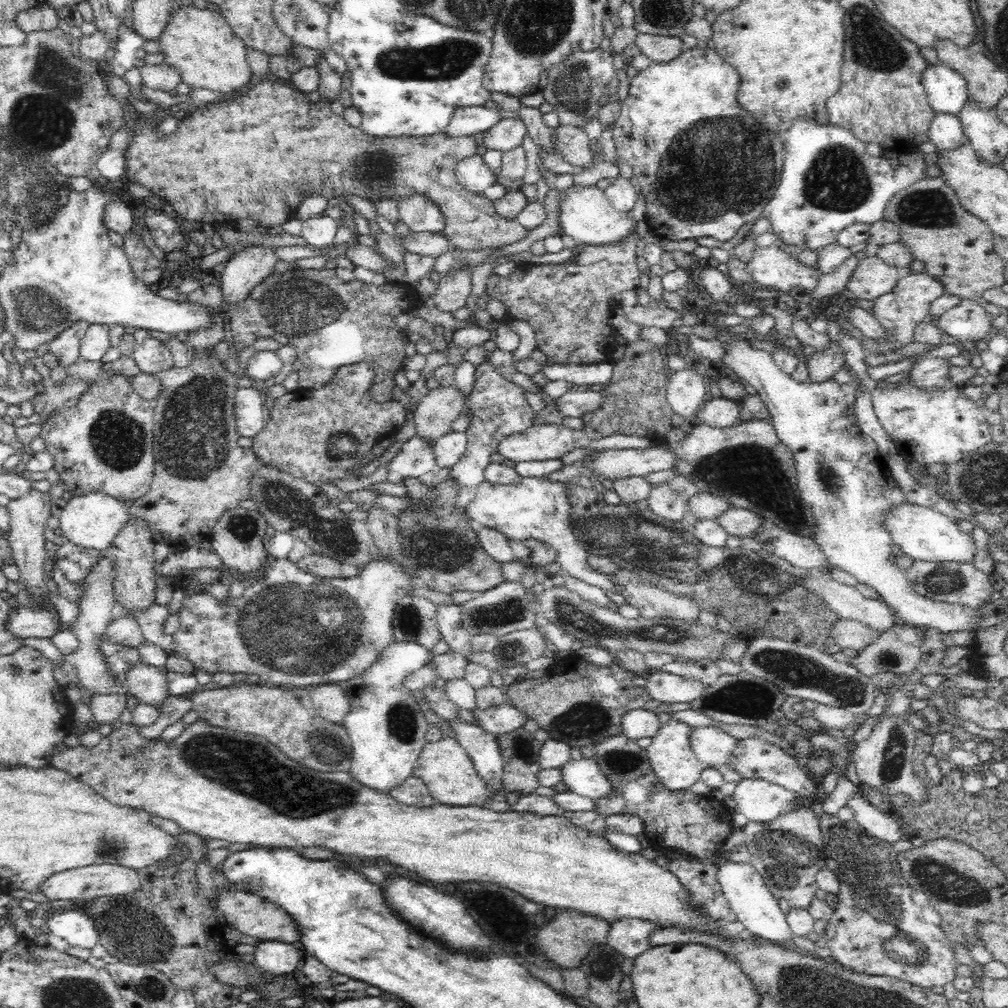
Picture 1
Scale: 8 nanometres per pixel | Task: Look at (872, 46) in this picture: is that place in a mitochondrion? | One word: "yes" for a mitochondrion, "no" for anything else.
yes

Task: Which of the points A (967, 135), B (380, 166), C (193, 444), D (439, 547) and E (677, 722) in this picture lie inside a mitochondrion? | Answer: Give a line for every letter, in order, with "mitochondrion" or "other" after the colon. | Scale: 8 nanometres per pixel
A: other
B: mitochondrion
C: mitochondrion
D: mitochondrion
E: other

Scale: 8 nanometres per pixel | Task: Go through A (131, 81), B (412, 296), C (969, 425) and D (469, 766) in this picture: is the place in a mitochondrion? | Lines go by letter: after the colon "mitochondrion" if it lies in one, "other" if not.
A: other
B: other
C: other
D: other

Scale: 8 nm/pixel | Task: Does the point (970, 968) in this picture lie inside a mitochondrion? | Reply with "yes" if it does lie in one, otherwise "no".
no

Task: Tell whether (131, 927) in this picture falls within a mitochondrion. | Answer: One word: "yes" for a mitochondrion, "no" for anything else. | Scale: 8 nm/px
yes

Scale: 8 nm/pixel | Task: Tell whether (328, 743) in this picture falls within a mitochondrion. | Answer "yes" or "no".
yes

